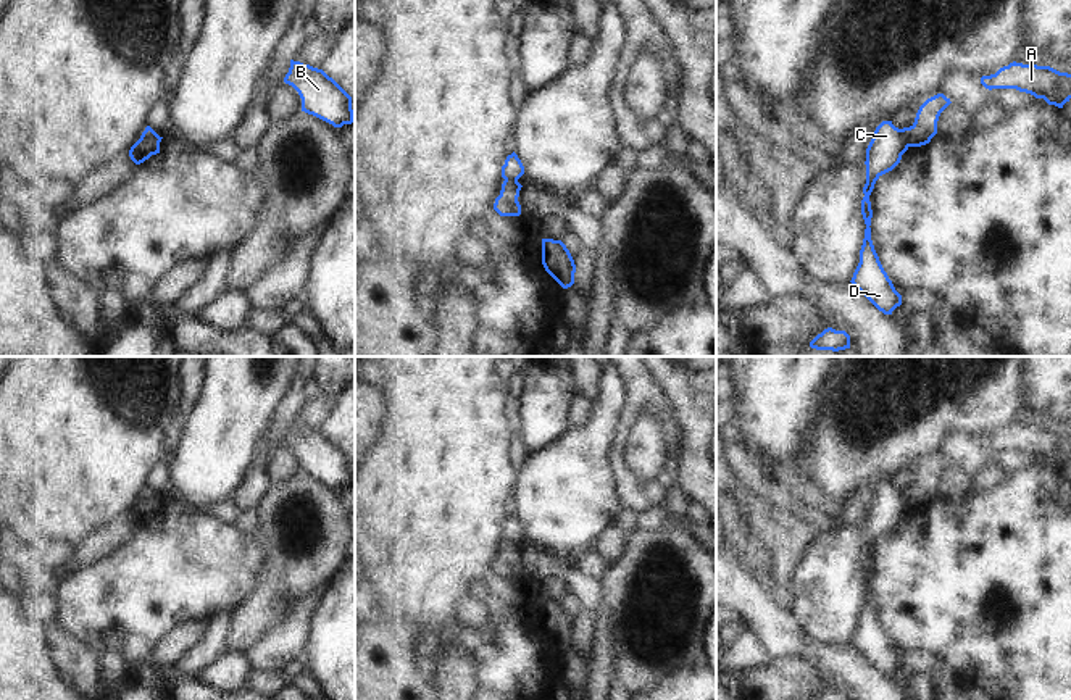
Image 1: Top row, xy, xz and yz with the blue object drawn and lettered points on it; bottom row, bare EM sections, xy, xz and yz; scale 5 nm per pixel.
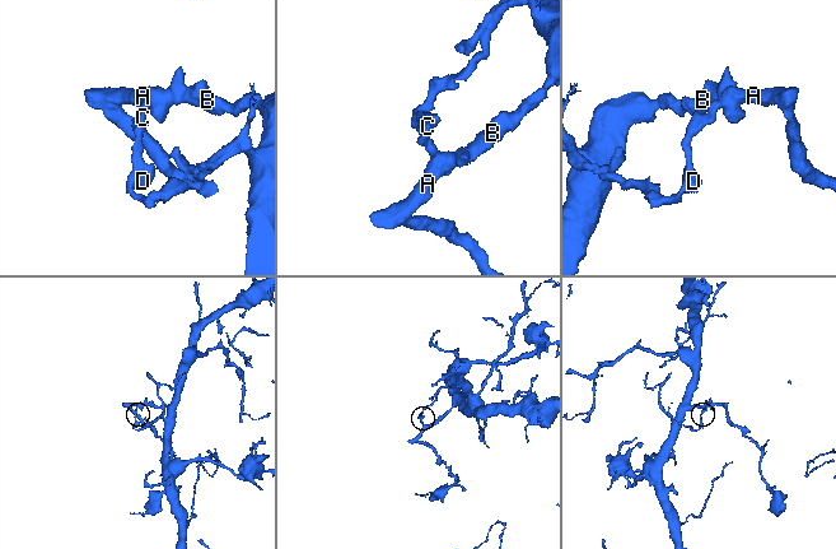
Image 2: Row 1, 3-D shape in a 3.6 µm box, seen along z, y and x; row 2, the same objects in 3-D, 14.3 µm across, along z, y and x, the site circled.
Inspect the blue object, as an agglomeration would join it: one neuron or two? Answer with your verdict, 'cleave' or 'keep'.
cleave

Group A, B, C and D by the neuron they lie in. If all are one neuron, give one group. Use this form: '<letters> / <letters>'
A B / C D

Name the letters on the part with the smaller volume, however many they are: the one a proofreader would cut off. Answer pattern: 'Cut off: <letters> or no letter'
Cut off: C, D

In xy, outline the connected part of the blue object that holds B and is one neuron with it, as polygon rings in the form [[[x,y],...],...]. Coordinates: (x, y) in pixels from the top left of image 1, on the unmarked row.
[[[290,421],[284,444],[298,453],[302,473],[334,489],[355,482],[352,458],[323,431]]]

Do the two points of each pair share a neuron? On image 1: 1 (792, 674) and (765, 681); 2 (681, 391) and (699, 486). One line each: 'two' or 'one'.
1: one
2: one

